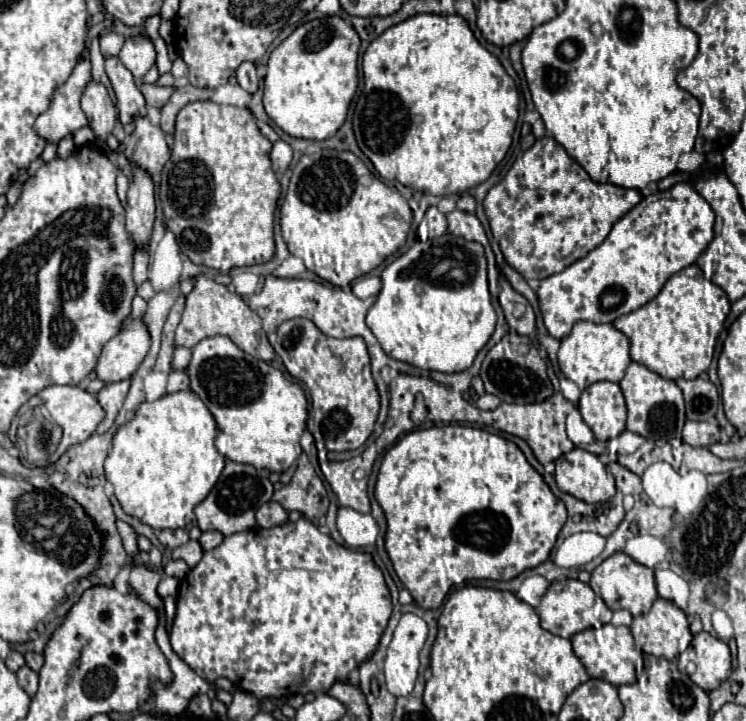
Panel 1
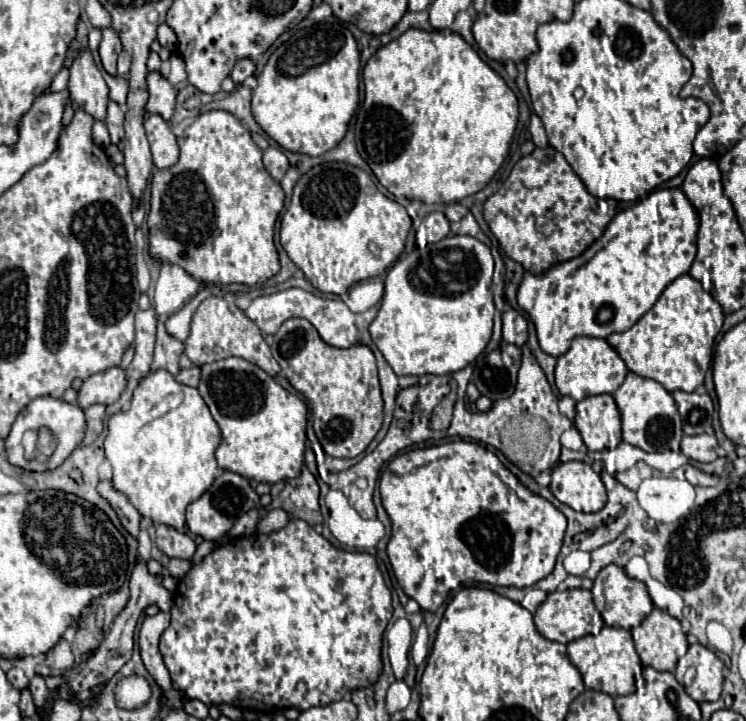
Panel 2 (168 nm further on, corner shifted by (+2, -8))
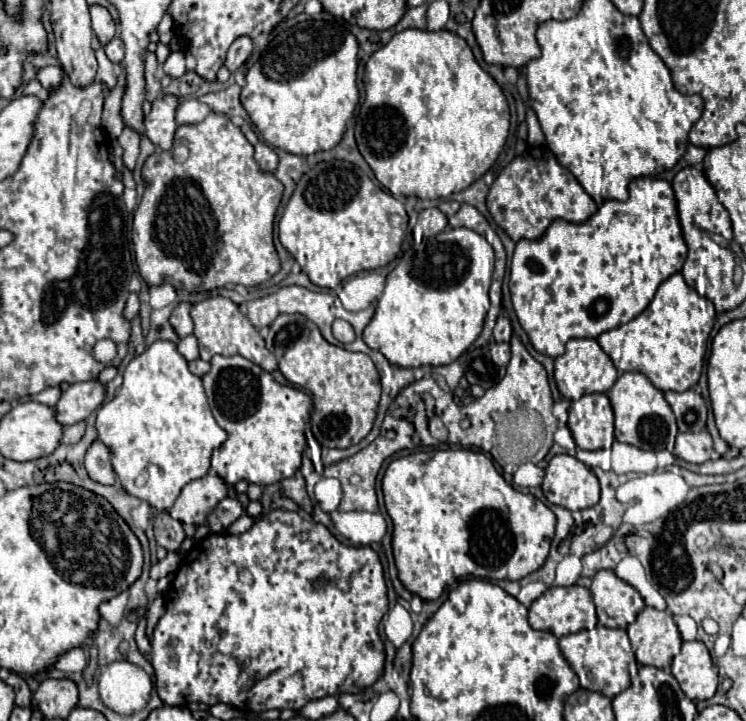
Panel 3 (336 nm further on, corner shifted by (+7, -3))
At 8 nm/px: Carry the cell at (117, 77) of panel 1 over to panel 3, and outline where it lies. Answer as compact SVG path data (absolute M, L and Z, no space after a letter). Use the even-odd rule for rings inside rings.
M91 5L89 11L91 11L93 31L95 31L95 35L99 37L101 45L105 45L107 41L111 41L111 37L115 37L117 25L115 25L113 17L109 15L109 11L107 11L105 7L101 7L101 5Z

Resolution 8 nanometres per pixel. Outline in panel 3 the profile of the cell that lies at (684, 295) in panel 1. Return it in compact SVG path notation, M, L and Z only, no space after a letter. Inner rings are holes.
M675 273L659 285L653 301L641 315L621 327L605 331L597 337L597 343L611 357L617 371L639 371L659 391L681 393L699 381L713 321L715 307L711 301L689 287L681 273Z

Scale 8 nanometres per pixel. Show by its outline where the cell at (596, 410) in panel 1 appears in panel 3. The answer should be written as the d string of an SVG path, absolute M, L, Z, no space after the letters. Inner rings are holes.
M603 393L583 395L571 403L567 421L579 449L609 449L613 443L613 409Z

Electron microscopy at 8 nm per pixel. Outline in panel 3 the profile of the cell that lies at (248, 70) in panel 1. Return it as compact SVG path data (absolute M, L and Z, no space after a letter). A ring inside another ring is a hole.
M247 35L237 37L237 39L233 41L233 45L229 47L229 51L227 51L225 67L227 67L229 71L235 71L237 67L241 67L241 65L247 61L247 57L251 55L251 49L253 49L253 41L251 41Z

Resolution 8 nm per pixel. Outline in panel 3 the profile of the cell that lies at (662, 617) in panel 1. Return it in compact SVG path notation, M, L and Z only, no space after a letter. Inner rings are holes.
M645 607L637 615L635 623L631 623L627 629L629 629L631 647L635 651L635 657L639 665L651 665L651 667L659 667L659 669L669 669L673 657L681 651L683 640L669 611L659 611L659 609Z

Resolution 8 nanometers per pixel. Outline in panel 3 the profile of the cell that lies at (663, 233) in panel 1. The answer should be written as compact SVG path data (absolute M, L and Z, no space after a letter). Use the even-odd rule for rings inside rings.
M637 177L637 179L633 179L629 183L629 197L627 197L627 201L615 201L615 199L605 201L583 223L569 223L569 221L563 221L563 219L555 219L539 239L533 239L533 241L531 239L519 239L517 241L515 253L513 253L513 259L511 259L511 277L509 277L509 291L511 291L513 309L515 309L517 317L519 317L521 327L529 335L531 345L539 353L549 355L549 357L555 359L555 357L559 357L565 351L565 343L569 339L575 339L575 337L591 337L591 339L595 339L601 333L605 333L609 329L615 329L619 325L625 325L631 319L635 319L651 303L657 287L667 277L671 277L673 273L679 273L681 271L681 267L685 263L685 257L687 257L687 245L685 245L683 235L681 235L681 229L679 229L679 217L675 213L675 195L673 195L671 183L665 181L665 179L657 179L657 177Z

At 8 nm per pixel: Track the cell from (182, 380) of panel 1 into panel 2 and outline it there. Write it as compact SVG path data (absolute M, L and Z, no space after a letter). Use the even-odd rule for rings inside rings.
M192 366L188 370L180 370L176 374L176 382L180 384L186 384L186 386L198 386L198 378L200 378L200 368L198 366Z

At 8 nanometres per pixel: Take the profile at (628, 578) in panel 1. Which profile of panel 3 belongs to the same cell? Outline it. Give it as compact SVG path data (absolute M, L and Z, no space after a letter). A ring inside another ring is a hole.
M607 569L593 577L591 595L597 607L599 623L609 629L625 629L645 607L645 601L637 589Z

